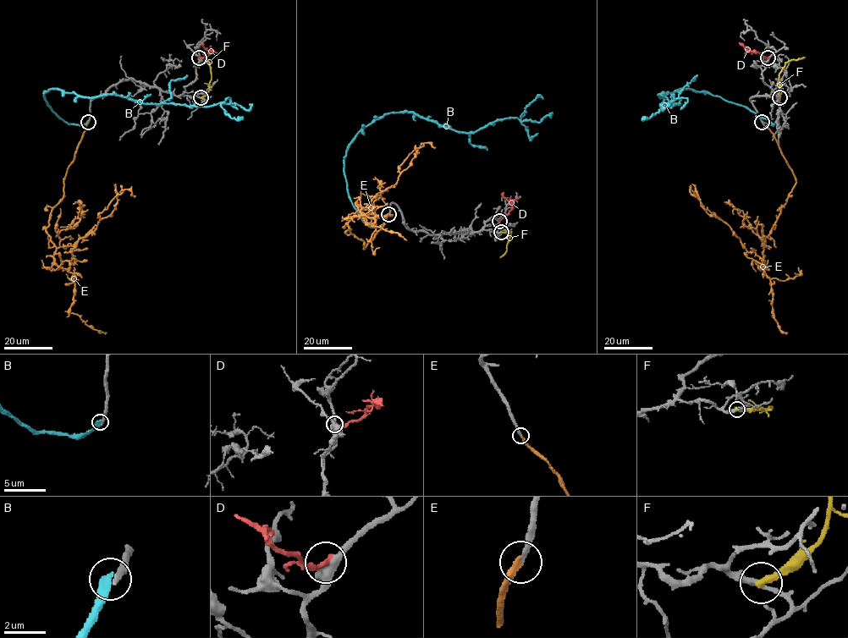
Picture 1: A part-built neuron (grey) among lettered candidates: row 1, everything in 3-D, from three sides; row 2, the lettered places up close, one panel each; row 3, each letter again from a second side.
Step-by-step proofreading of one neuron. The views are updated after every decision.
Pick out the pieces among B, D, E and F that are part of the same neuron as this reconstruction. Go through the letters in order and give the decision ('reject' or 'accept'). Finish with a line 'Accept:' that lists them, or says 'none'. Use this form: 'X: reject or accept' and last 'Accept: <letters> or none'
B: reject
D: reject
E: accept
F: reject
Accept: E

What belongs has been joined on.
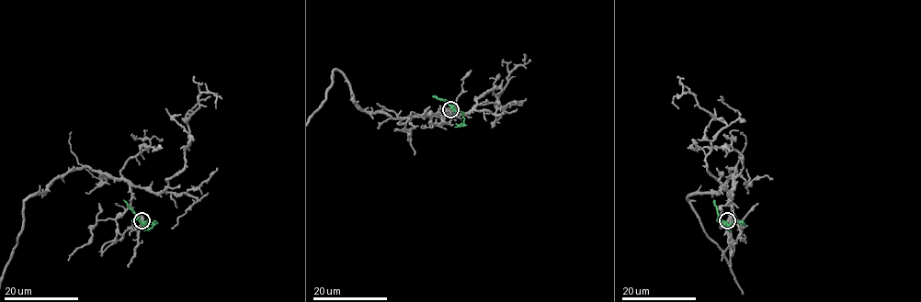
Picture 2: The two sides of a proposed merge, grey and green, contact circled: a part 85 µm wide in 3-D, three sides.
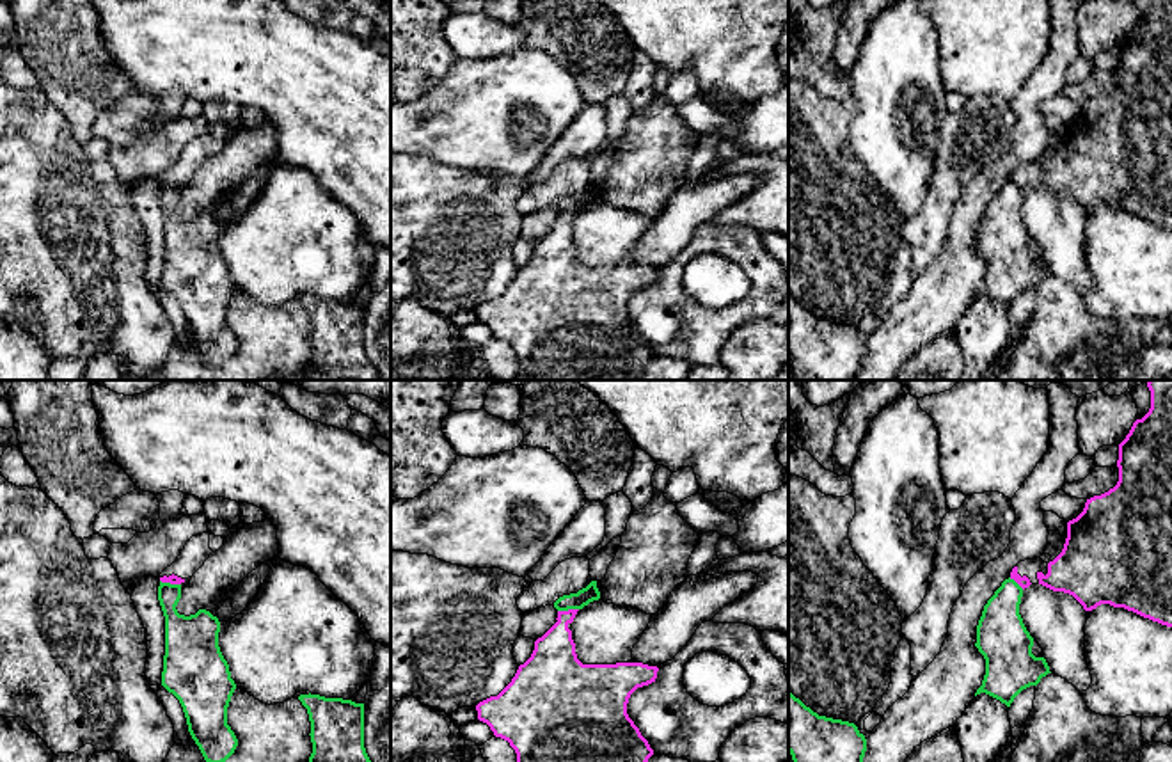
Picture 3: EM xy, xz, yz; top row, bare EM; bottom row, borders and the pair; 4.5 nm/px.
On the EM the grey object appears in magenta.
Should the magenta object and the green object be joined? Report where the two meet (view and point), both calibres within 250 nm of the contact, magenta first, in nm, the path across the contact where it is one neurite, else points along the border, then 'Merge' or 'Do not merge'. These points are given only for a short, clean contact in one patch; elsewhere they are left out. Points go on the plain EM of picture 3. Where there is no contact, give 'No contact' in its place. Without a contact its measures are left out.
Touches magenta at xz (569, 212). Thickness 220 nm (magenta) against 80 nm. Boundary: xz (578, 210), (558, 214). Do not merge

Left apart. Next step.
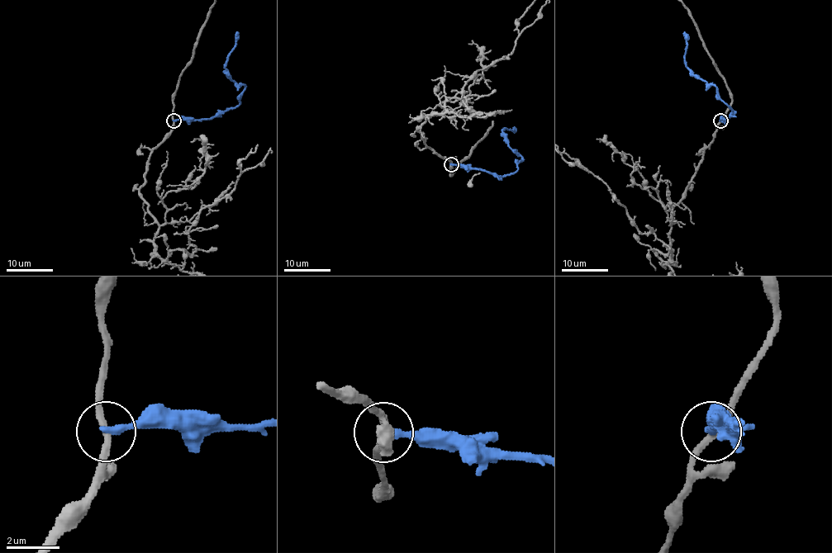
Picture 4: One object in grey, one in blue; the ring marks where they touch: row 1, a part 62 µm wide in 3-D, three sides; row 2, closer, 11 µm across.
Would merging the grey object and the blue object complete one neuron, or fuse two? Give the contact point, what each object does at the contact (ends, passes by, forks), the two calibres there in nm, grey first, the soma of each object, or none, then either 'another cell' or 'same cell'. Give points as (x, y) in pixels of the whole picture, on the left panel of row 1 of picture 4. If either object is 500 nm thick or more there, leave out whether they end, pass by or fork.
place (173, 120); grey passes by; blue ends; calibres 260 and 300 nm; soma grey none; soma blue none; another cell

